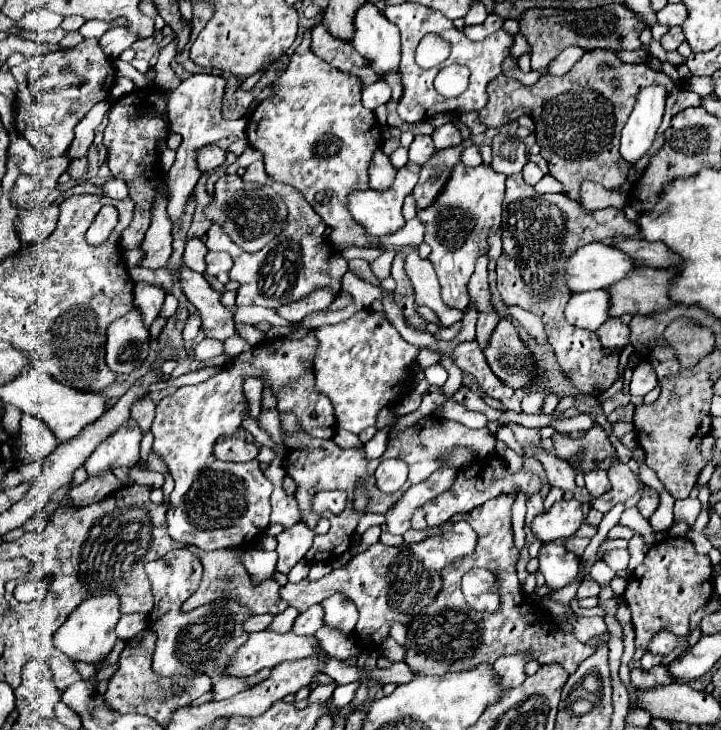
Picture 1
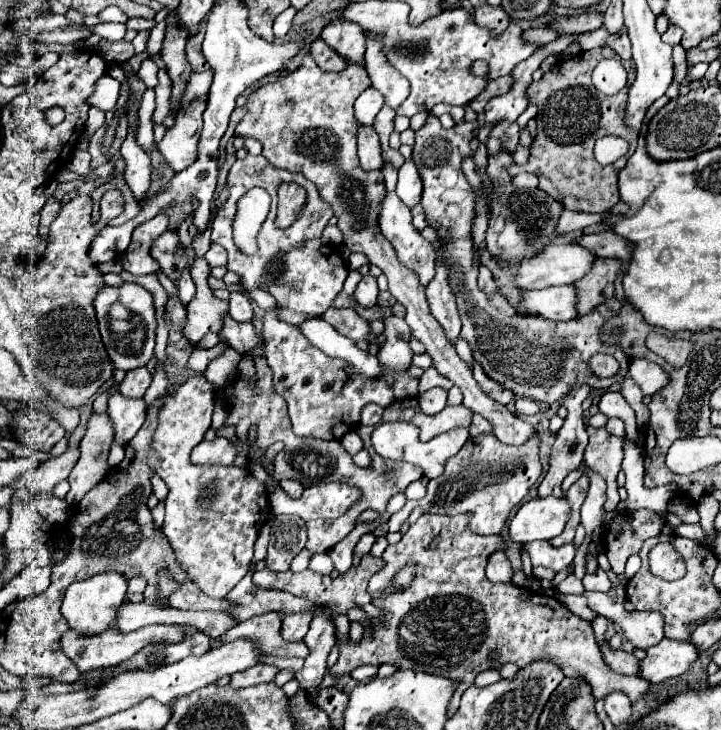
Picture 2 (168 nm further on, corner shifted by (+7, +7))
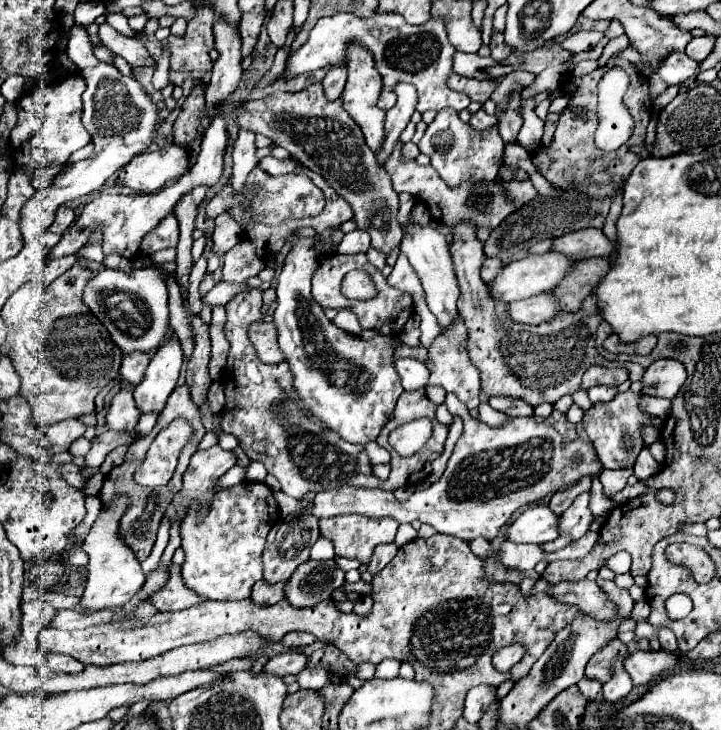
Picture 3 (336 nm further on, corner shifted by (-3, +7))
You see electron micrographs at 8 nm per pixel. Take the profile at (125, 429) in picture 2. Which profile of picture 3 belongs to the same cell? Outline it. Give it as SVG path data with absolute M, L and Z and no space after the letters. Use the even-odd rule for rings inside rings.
M171 335L157 347L143 381L135 387L135 403L139 405L141 413L161 411L165 407L167 397L177 385L181 365L183 351L177 337Z

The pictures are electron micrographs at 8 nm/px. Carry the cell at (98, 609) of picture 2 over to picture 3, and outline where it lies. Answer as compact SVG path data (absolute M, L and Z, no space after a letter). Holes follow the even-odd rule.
M115 495L109 503L103 503L97 521L91 525L89 535L85 537L83 551L89 555L87 583L81 599L81 607L85 611L115 609L119 605L125 605L131 599L131 595L135 595L145 583L145 573L141 569L141 563L137 561L133 549L127 547L119 537L119 521L125 515L127 507L129 507L127 495Z

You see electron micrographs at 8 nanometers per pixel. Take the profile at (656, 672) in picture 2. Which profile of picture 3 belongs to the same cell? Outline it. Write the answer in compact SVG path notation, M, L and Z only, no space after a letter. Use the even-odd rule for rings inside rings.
M635 651L625 659L625 671L629 671L635 685L653 681L663 671L675 667L677 657L667 651Z

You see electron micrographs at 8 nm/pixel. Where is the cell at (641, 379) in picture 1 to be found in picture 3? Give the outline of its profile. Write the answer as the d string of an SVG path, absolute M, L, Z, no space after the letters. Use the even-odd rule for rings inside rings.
M659 359L651 363L643 375L643 395L673 399L685 379L685 365L681 361Z

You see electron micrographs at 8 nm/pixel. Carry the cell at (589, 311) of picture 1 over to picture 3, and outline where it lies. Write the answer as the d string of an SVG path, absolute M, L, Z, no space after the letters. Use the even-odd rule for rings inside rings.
M541 293L523 301L515 301L511 305L507 305L505 313L513 323L521 323L521 325L539 325L543 321L549 321L551 317L555 317L555 313L561 311L559 303L555 301L555 297L551 297L551 293Z

